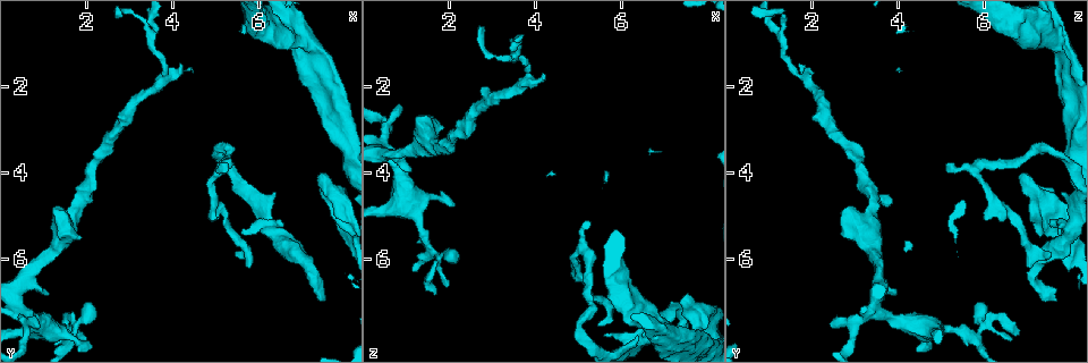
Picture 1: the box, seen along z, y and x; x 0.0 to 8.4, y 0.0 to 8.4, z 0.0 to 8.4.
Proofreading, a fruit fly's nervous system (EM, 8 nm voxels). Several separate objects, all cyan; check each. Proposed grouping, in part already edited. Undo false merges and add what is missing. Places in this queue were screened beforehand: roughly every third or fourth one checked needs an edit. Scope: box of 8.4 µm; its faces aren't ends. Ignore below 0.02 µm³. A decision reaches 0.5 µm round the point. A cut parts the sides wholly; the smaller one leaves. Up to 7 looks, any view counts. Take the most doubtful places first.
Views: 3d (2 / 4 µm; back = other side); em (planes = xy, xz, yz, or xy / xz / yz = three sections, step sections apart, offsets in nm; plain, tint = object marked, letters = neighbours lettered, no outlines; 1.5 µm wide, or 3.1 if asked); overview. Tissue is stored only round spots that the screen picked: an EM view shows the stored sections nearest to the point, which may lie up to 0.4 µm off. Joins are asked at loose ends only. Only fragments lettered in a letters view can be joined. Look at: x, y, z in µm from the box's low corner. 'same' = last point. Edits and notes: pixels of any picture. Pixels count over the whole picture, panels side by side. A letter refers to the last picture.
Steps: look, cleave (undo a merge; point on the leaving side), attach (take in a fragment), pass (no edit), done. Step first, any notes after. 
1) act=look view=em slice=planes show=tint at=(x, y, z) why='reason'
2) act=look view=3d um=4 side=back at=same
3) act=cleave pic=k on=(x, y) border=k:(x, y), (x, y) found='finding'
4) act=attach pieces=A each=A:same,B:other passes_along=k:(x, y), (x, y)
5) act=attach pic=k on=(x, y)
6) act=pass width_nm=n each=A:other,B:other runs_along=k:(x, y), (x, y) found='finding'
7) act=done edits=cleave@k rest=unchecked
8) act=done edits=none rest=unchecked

act=look view=3d um=4 at=(4.15, 1.45, 1.70) why='an open end'

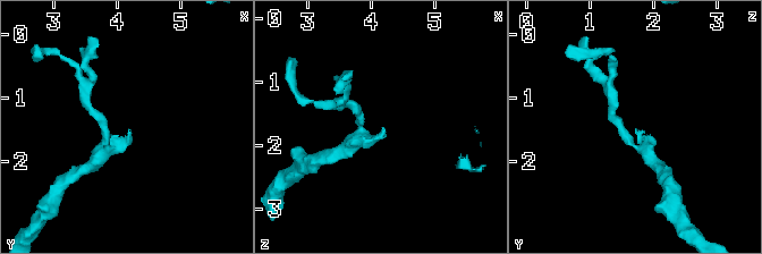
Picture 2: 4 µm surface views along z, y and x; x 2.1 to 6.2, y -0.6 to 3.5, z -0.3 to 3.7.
act=look view=em slice=yz step=8 show=letters at=(4.20, 1.50, 1.70) why='need the tissue'

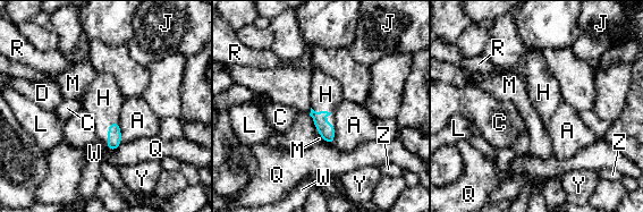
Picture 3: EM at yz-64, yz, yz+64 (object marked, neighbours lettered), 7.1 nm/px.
act=look view=em slice=planes show=letters at=same

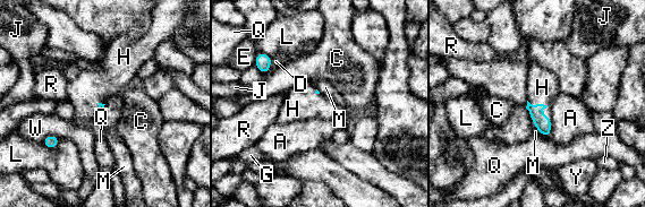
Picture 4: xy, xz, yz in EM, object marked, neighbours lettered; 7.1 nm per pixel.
act=attach pieces=H each=A:other,C:other,D:other,E:other,G:other,H:same,J:other,L:other,M:other,Q:other,R:other,W:other,Y:other,Z:other found='it goes on there'

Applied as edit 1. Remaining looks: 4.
act=look view=overview why='redraw'

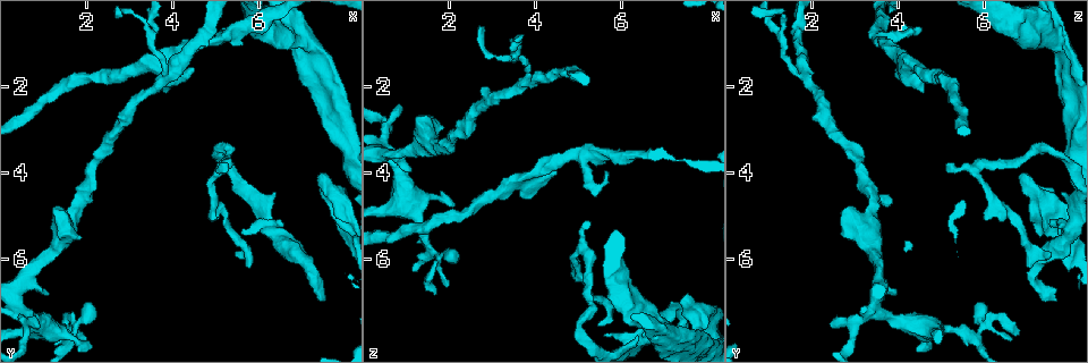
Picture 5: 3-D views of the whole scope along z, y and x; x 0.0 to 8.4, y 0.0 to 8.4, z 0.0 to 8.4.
act=look view=3d um=4 at=(1.15, 6.85, 3.90) why='an open end'

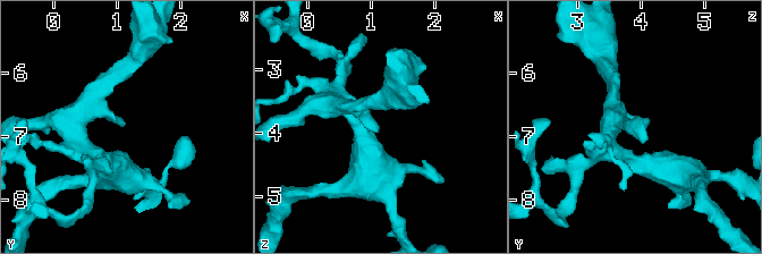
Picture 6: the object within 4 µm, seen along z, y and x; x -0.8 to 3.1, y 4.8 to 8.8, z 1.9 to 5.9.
act=look view=em slice=xz step=4 show=tint at=(1.15, 6.75, 4.00)

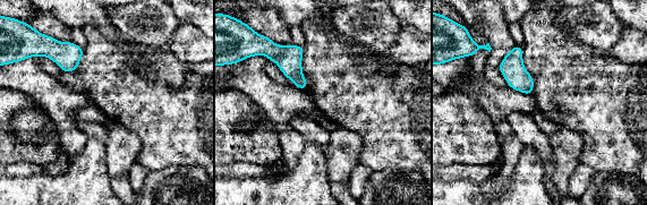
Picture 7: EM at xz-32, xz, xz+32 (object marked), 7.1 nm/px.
act=look view=em slice=planes show=letters at=same

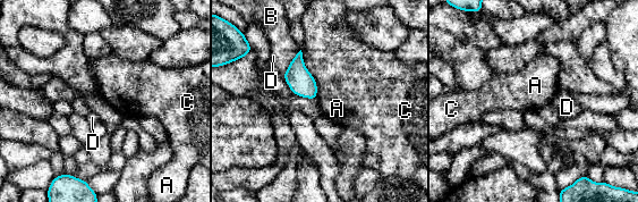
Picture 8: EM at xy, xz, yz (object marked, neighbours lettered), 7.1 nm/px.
act=pass each=A:other,B:other,C:other,D:other border=8:(303, 59), (316, 83), (317, 99) found='no lettered fragment goes on from it'

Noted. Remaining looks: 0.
act=done edits=attach@4 rest=unchecked

